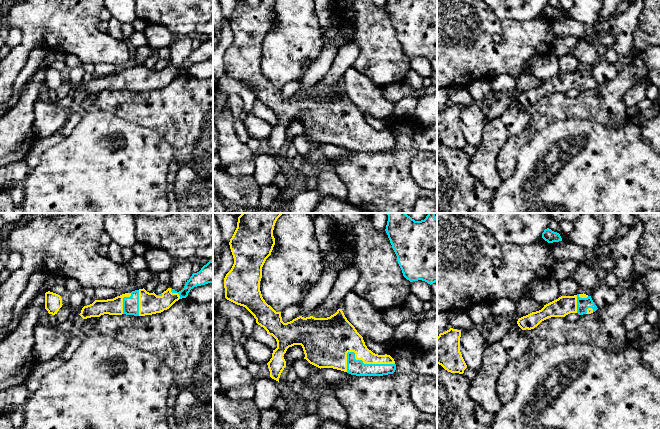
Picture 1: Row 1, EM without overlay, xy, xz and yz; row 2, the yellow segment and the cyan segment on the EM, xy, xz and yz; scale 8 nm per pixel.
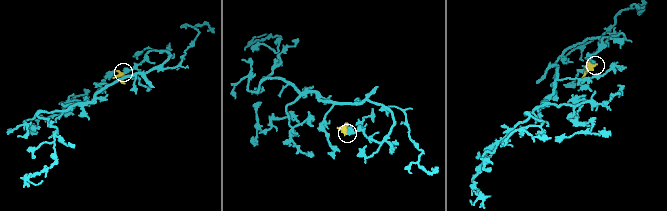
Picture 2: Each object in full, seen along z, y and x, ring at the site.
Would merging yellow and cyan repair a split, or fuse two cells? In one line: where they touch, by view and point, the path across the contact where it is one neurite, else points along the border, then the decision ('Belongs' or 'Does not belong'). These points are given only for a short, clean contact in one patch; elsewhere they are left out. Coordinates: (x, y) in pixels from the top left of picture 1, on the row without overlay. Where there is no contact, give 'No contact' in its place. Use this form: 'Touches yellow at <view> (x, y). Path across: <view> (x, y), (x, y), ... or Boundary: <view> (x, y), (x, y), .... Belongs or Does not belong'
Touches yellow at xz (368, 139). Belongs

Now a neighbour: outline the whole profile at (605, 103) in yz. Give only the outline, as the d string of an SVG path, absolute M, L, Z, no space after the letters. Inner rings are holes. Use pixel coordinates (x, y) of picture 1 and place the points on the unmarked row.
M634 51L629 61L622 61L617 74L611 80L598 84L591 90L583 90L577 97L571 98L565 93L551 93L534 105L522 106L530 114L530 122L500 149L496 159L500 177L503 180L511 177L521 148L551 122L588 119L603 122L613 128L621 128L630 123L624 95L637 81L649 84L642 51Z

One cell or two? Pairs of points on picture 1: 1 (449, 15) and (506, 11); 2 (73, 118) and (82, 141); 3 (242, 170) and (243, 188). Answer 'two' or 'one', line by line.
1: two
2: two
3: two

